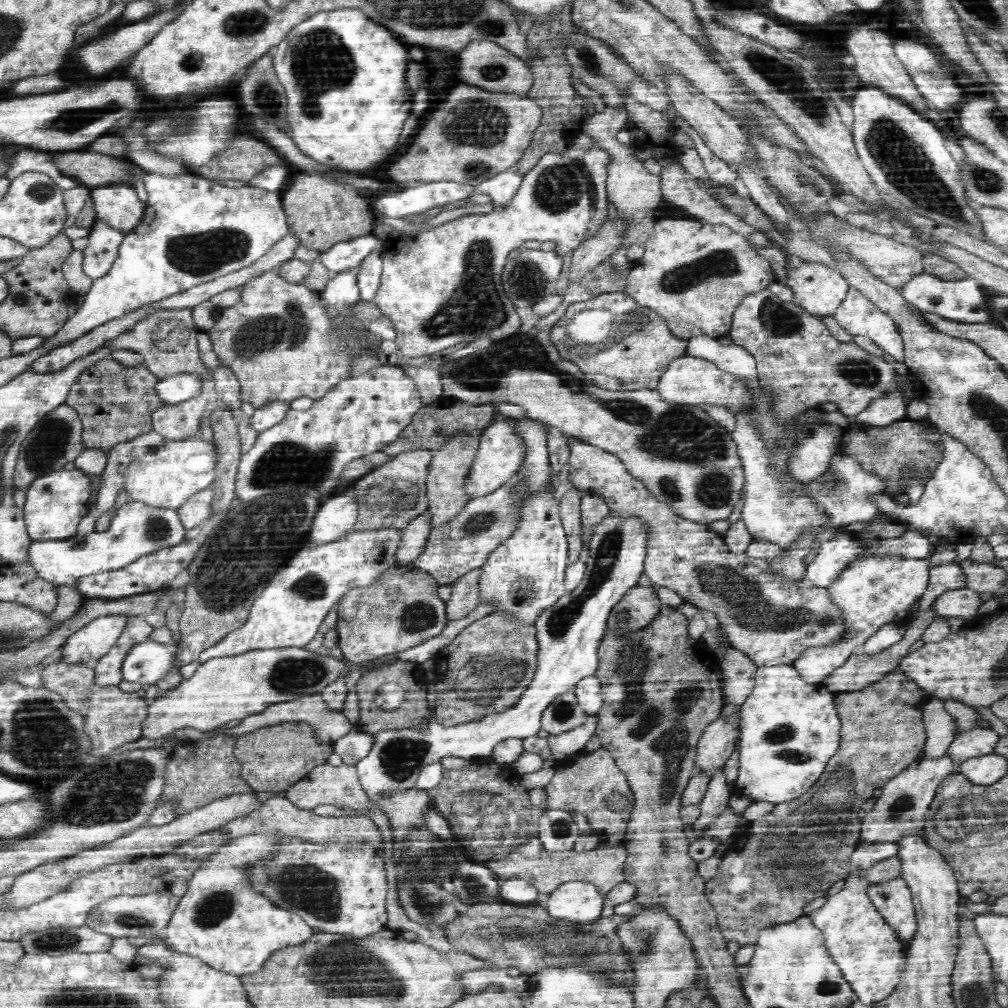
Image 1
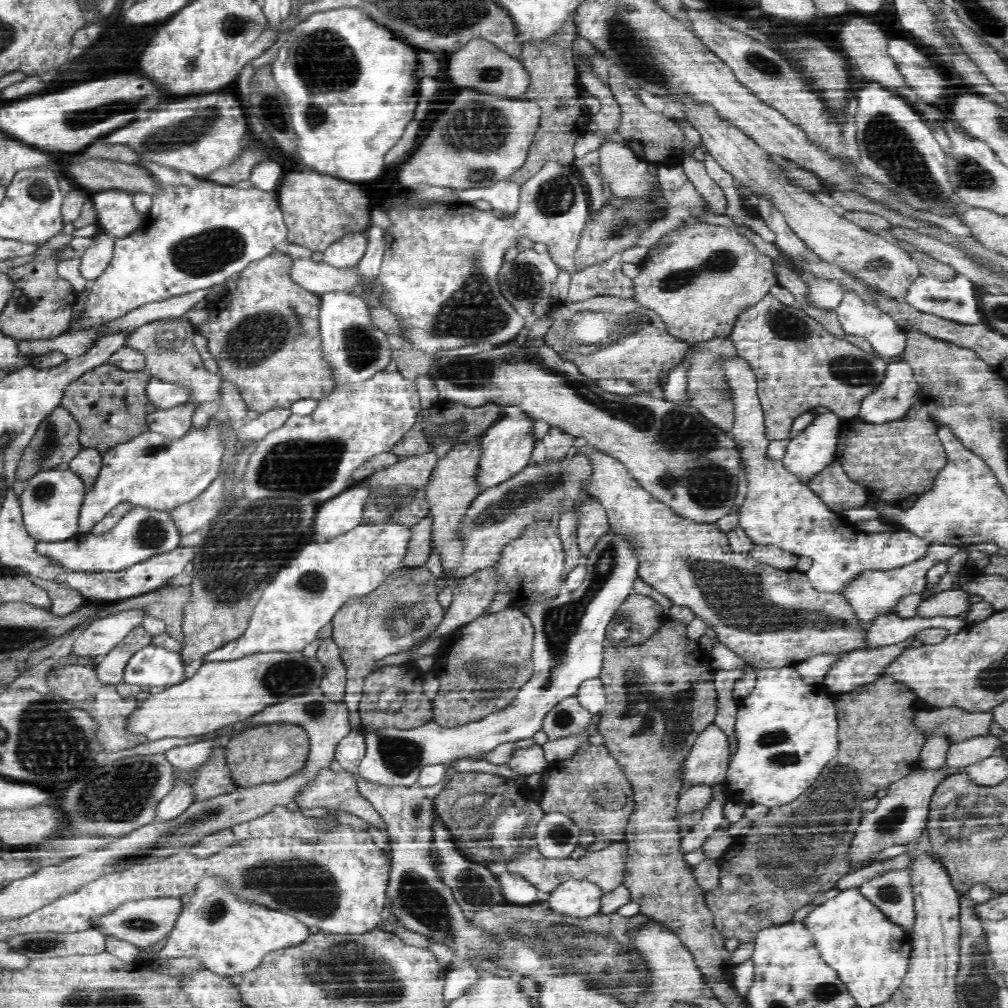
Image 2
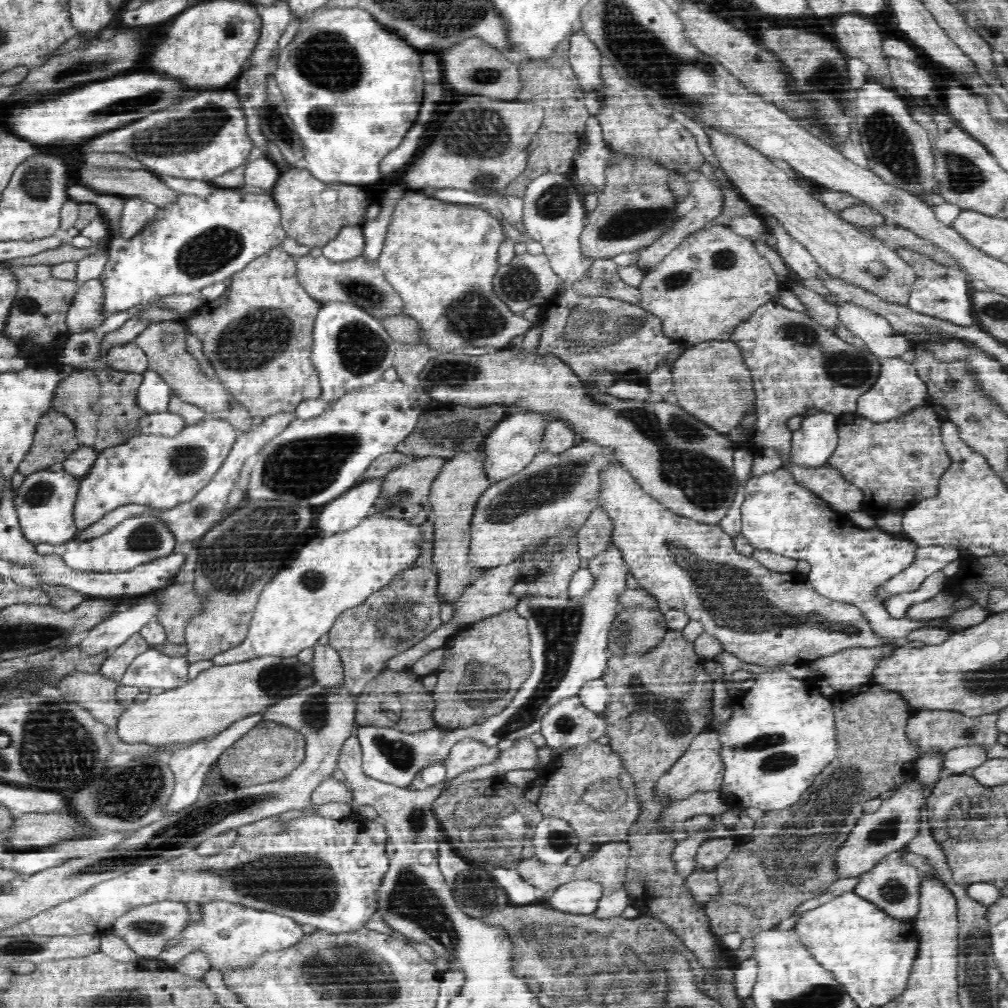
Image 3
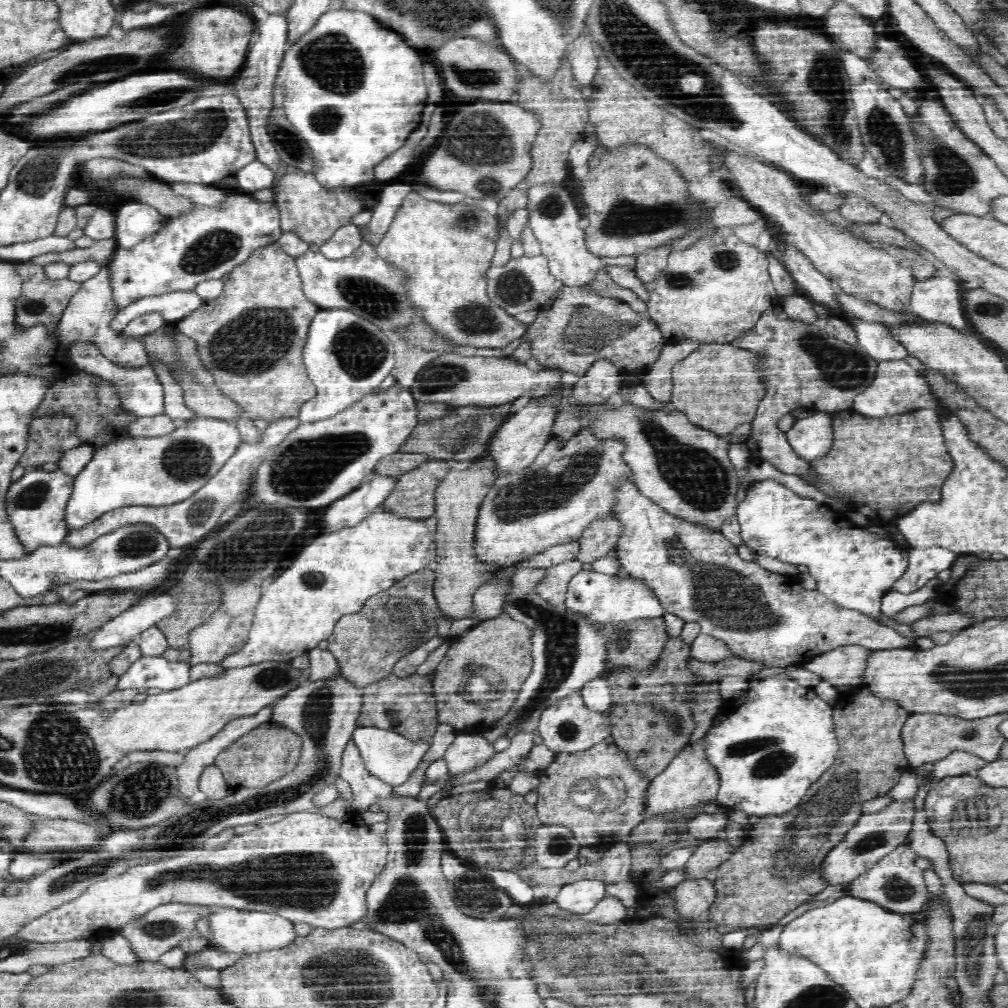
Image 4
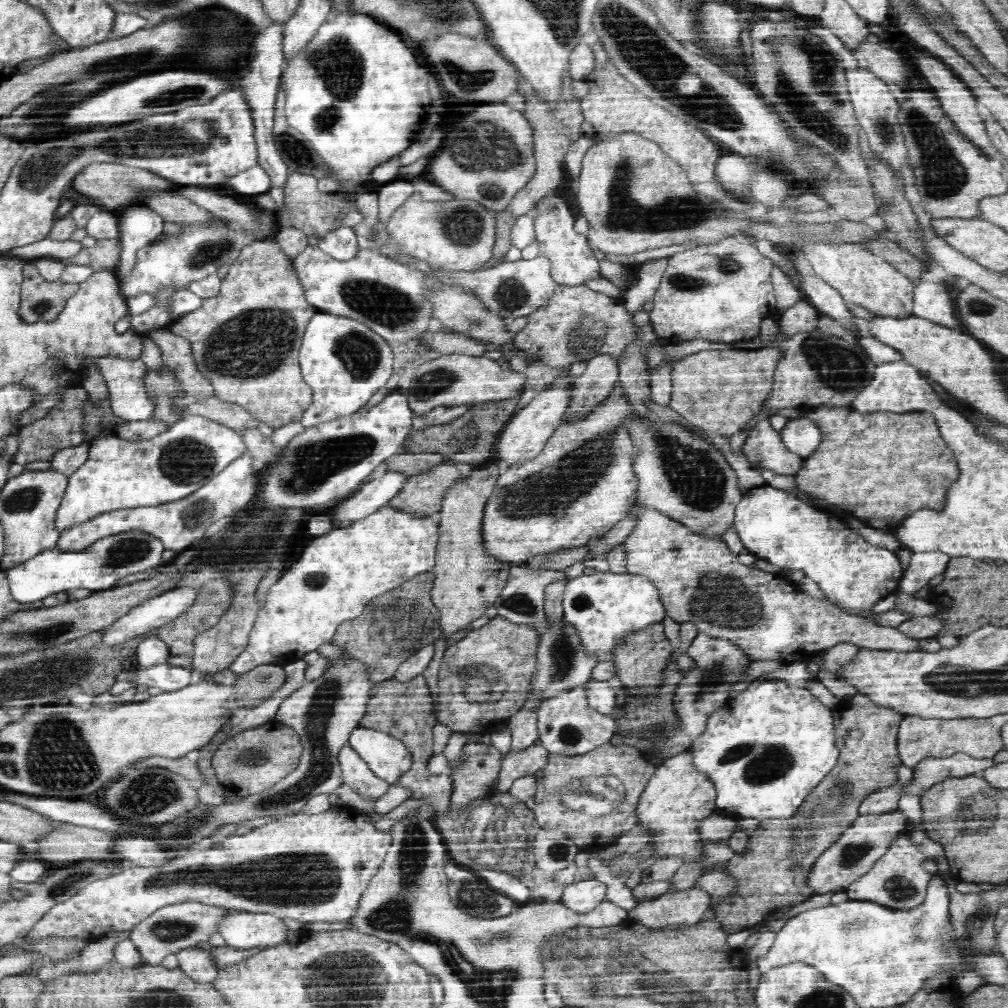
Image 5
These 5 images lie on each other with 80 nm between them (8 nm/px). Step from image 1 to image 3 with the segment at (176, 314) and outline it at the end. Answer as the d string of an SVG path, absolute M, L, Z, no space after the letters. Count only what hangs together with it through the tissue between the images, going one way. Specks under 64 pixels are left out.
M183 319L162 321L148 325L134 342L146 353L148 368L158 373L182 401L202 409L207 417L225 416L231 406L231 395L220 379L208 377L201 371L196 357L186 348L188 335Z

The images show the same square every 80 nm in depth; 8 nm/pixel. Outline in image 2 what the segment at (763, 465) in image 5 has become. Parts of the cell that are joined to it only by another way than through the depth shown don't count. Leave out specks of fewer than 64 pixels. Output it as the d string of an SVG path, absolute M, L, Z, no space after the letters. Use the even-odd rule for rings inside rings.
M770 293L755 303L748 305L738 314L734 328L729 336L737 350L737 356L747 360L756 375L757 394L764 411L766 437L770 441L790 438L794 420L816 407L826 407L831 415L839 419L857 416L865 400L872 395L886 376L888 361L876 353L866 352L846 339L836 338L820 322L798 306L786 306ZM835 461L820 475L807 484L832 510L854 505L864 505L866 492L861 486L855 486L851 478L844 473L842 466Z

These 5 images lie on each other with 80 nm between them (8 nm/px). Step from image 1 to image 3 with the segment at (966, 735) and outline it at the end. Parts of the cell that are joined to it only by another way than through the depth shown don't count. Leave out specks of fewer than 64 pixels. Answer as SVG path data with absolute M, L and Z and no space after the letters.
M968 744L952 748L944 755L942 775L956 775L969 772L989 759L988 747L982 744Z

